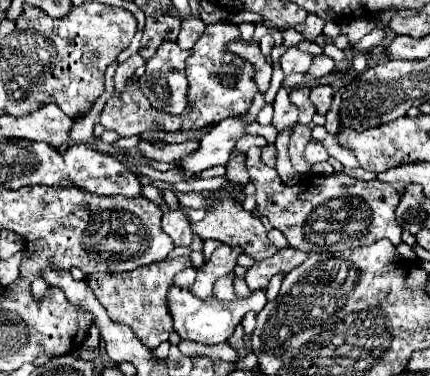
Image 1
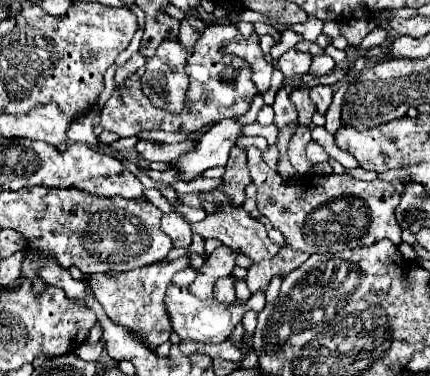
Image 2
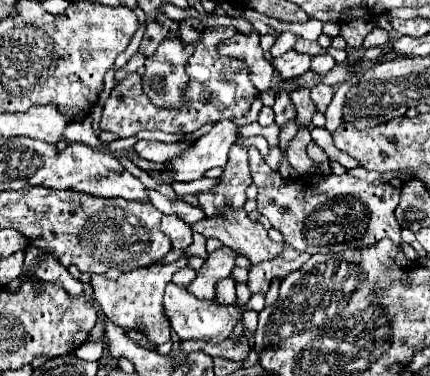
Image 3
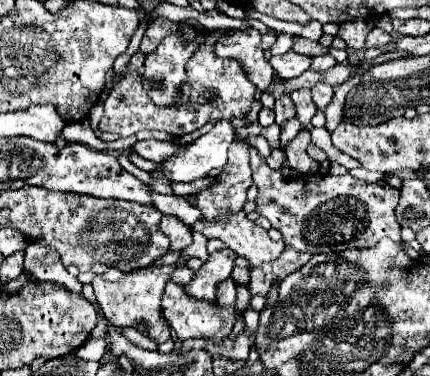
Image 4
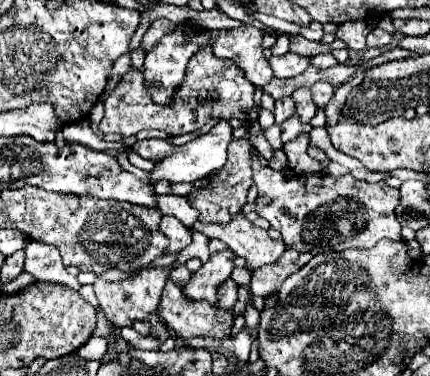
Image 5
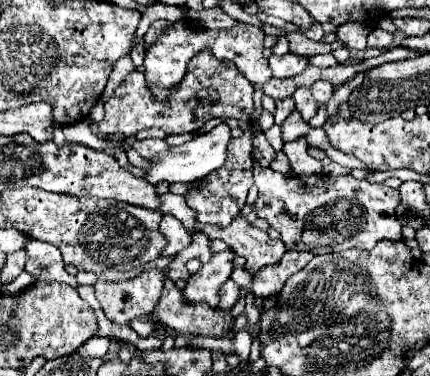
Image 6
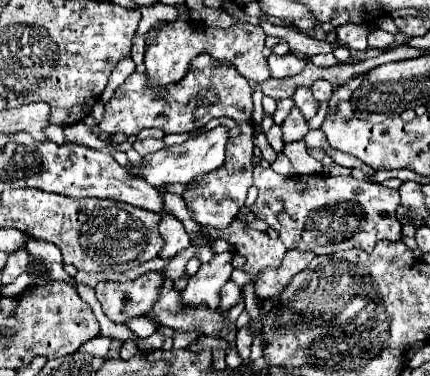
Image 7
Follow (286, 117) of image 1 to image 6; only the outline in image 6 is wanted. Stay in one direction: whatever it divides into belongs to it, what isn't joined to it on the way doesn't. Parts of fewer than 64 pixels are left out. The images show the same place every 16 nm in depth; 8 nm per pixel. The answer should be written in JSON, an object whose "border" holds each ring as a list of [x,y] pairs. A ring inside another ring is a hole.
{"border":[[[292,98],[276,100],[276,112],[274,112],[274,120],[276,120],[276,124],[282,124],[292,112],[294,112],[294,100],[292,100]]]}

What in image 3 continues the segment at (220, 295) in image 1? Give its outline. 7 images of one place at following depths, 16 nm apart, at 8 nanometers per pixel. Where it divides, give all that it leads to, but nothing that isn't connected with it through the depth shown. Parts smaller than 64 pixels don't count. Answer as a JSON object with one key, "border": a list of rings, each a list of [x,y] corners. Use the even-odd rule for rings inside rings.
{"border":[[[228,276],[216,284],[216,300],[220,304],[234,304],[236,302],[236,290],[234,290],[234,280]]]}

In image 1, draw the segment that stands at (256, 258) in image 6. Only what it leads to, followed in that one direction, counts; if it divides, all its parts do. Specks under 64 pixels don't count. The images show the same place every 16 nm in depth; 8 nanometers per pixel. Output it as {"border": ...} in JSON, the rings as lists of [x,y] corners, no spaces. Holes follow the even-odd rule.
{"border":[[[156,180],[154,186],[158,190],[162,188],[168,188],[172,190],[176,196],[178,196],[178,202],[182,208],[190,208],[190,210],[204,210],[206,212],[206,218],[202,222],[194,222],[192,224],[192,232],[198,234],[202,240],[220,240],[224,244],[230,244],[230,246],[242,246],[246,254],[254,256],[256,260],[264,260],[264,258],[270,258],[276,248],[268,244],[268,238],[266,238],[266,230],[260,222],[258,216],[254,216],[252,212],[246,212],[242,208],[242,204],[236,204],[236,200],[232,200],[232,196],[228,196],[228,192],[224,194],[218,194],[218,198],[210,192],[178,192],[170,182],[162,182],[162,180]]]}

